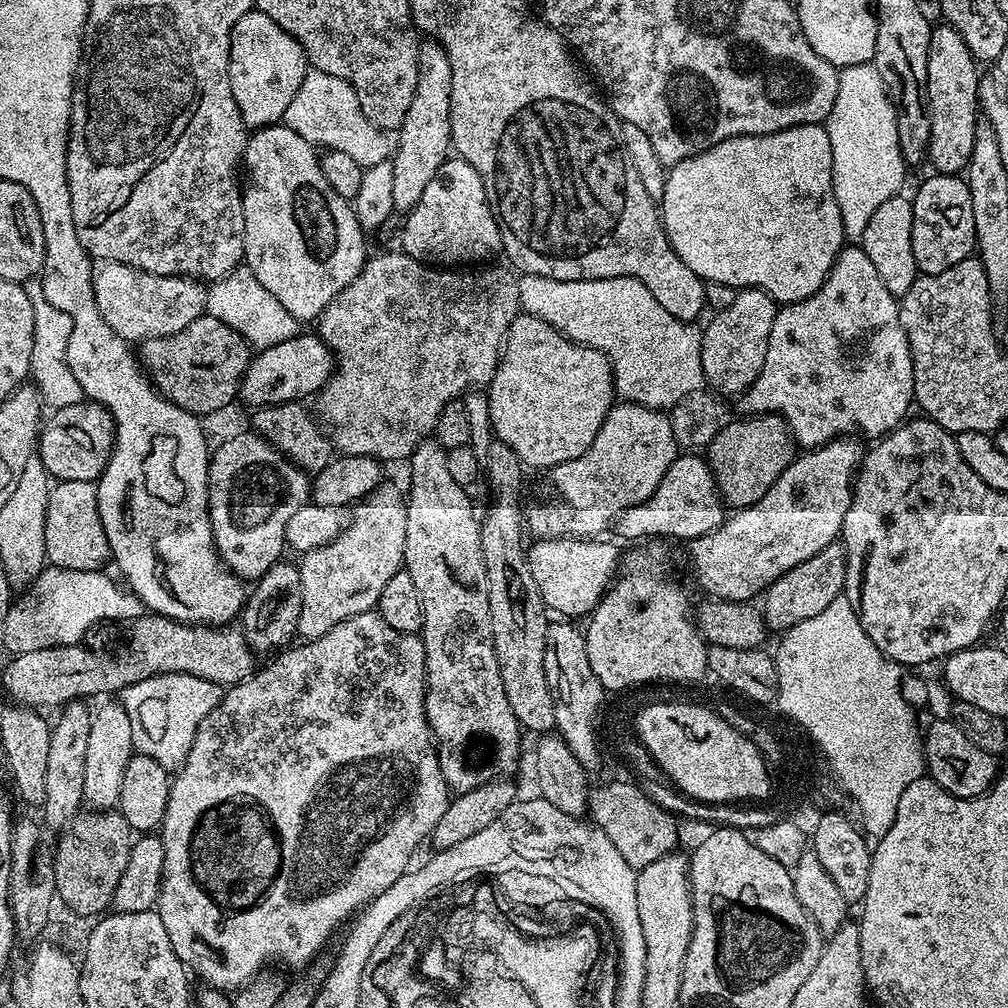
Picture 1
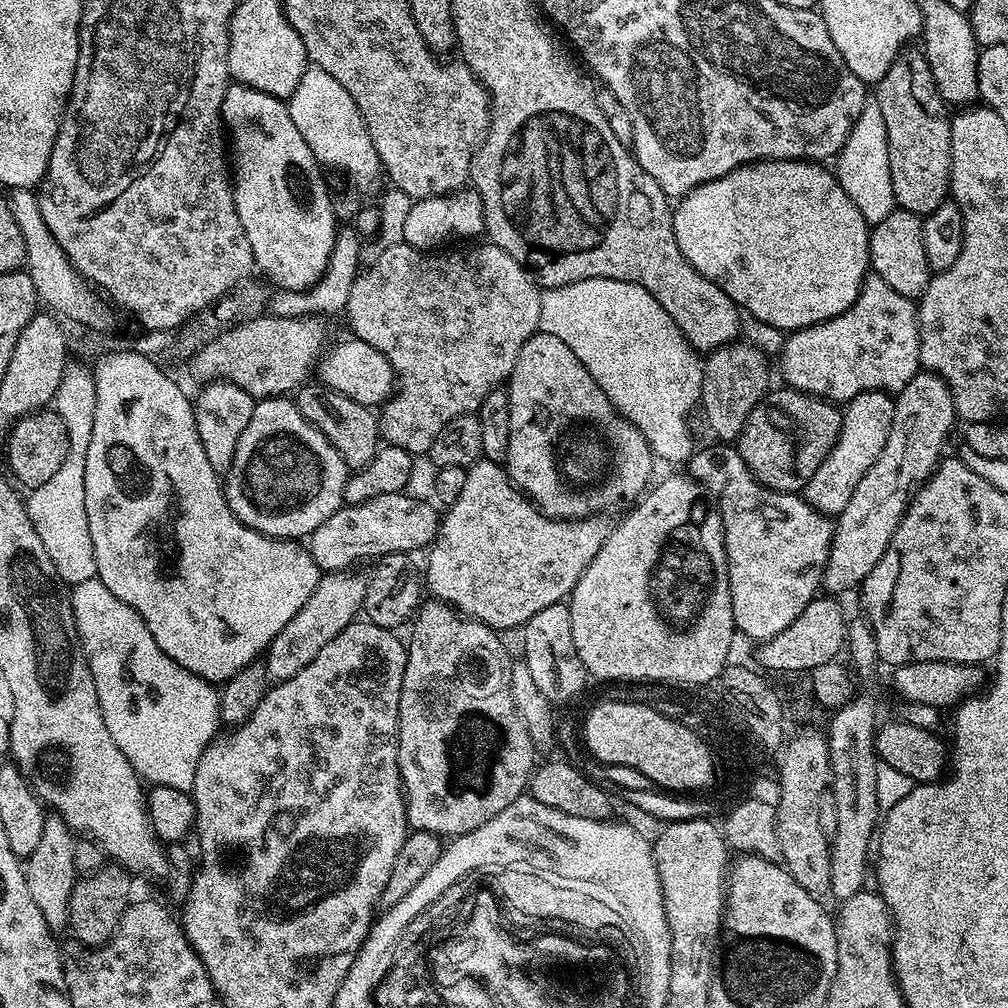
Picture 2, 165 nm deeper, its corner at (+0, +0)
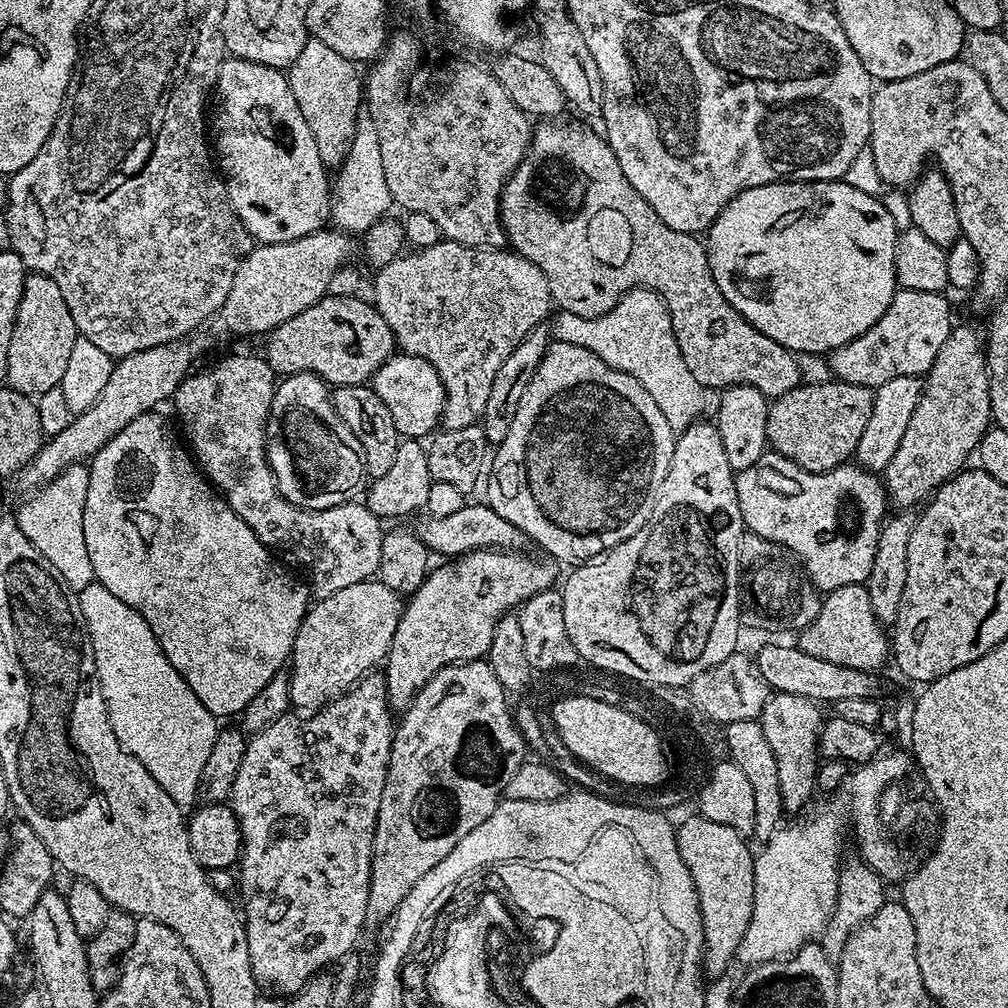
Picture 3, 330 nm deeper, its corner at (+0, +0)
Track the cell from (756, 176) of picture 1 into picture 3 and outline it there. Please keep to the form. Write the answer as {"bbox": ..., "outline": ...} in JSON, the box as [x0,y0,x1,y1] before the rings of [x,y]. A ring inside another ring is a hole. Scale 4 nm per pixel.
{"bbox":[706,178,898,354],"outline":[[[844,178],[838,180],[779,180],[776,184],[754,186],[750,190],[742,190],[742,194],[734,197],[722,210],[722,214],[718,214],[718,218],[706,233],[710,270],[726,302],[730,302],[730,306],[734,306],[734,310],[738,310],[738,314],[742,314],[742,318],[746,318],[759,332],[766,334],[766,338],[774,338],[774,342],[778,342],[793,354],[801,354],[800,352],[831,354],[836,348],[854,342],[854,338],[866,334],[866,330],[870,330],[870,326],[874,326],[874,322],[878,322],[878,318],[886,314],[898,290],[896,267],[894,266],[898,231],[895,228],[894,218],[890,216],[889,210],[879,195],[871,196],[870,193],[863,192],[862,189],[855,188],[852,184],[847,184],[848,182]]]}

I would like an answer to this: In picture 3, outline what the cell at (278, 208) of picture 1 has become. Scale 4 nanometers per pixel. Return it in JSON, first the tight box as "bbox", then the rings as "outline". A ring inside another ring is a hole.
{"bbox":[214,58,330,244],"outline":[[[235,58],[225,59],[224,65],[220,67],[220,73],[216,79],[216,86],[214,89],[215,95],[220,95],[220,105],[216,108],[216,140],[214,136],[214,156],[218,161],[219,171],[224,177],[224,183],[228,185],[228,197],[234,206],[234,210],[238,214],[238,218],[246,226],[246,230],[251,234],[253,241],[262,244],[277,244],[278,242],[294,242],[298,238],[302,238],[311,232],[319,232],[329,223],[330,220],[330,176],[327,176],[326,166],[322,162],[322,158],[318,158],[318,146],[314,146],[314,134],[310,134],[310,126],[306,126],[306,118],[302,118],[302,110],[298,110],[298,102],[294,102],[294,94],[288,85],[287,75],[281,69],[271,68],[270,66],[262,66],[258,62],[246,62],[245,60],[237,60]]]}

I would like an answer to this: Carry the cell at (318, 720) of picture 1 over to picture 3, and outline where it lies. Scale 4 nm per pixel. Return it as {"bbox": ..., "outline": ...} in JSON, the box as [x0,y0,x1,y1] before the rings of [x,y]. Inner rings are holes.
{"bbox":[230,674,394,994],"outline":[[[380,674],[365,676],[347,692],[342,693],[338,699],[315,709],[309,715],[312,717],[302,721],[301,724],[299,718],[292,715],[296,714],[285,714],[282,718],[270,722],[270,726],[266,726],[248,740],[246,754],[242,754],[242,766],[238,766],[238,778],[234,778],[230,797],[230,807],[238,818],[238,826],[242,834],[238,861],[238,896],[244,899],[242,919],[246,930],[246,946],[250,946],[250,966],[261,989],[273,988],[274,991],[286,992],[285,994],[300,992],[309,979],[328,968],[327,964],[335,965],[343,960],[355,949],[352,947],[355,946],[360,932],[365,931],[366,898],[370,894],[372,869],[372,843],[378,822],[378,806],[382,802],[382,790],[386,786],[394,731],[394,716],[388,707],[386,682]]]}

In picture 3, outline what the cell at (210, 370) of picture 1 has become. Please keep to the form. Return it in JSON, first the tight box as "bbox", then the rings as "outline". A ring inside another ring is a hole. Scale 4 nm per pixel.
{"bbox":[262,295,397,386],"outline":[[[359,295],[323,296],[321,300],[314,302],[314,306],[302,310],[302,314],[294,314],[290,322],[282,322],[282,326],[267,333],[268,349],[263,349],[262,355],[272,371],[281,377],[292,376],[296,372],[313,372],[315,376],[323,378],[324,383],[329,386],[368,384],[372,375],[397,351],[397,346],[390,326],[386,326],[386,318],[382,318],[375,303],[360,299]]]}

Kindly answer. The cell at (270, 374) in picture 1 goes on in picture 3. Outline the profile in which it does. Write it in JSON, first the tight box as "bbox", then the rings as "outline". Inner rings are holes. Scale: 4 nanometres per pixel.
{"bbox":[370,354,446,438],"outline":[[[393,354],[372,375],[370,386],[376,391],[378,398],[386,402],[386,410],[394,414],[394,426],[400,431],[401,437],[424,438],[437,431],[444,415],[446,393],[438,370],[434,370],[430,362],[417,356]]]}

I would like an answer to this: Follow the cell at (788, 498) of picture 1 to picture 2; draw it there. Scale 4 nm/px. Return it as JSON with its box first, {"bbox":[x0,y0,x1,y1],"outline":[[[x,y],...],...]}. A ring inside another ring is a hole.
{"bbox":[802,392,895,514],"outline":[[[863,392],[843,405],[840,437],[836,439],[830,454],[826,454],[822,466],[814,470],[814,478],[810,478],[802,493],[817,512],[838,514],[846,502],[850,502],[850,494],[854,494],[858,482],[862,482],[862,474],[866,474],[866,470],[878,462],[882,446],[886,446],[895,405],[895,399],[886,392]]]}

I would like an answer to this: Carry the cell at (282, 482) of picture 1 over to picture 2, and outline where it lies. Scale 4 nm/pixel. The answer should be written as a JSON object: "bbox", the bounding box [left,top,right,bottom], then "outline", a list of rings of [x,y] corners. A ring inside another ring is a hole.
{"bbox":[223,396,350,541],"outline":[[[284,396],[260,398],[253,403],[250,422],[238,438],[238,446],[223,477],[224,497],[230,510],[240,521],[260,532],[281,540],[299,541],[311,536],[330,514],[334,514],[344,504],[344,487],[350,470],[344,459],[330,446],[330,442],[298,410],[295,399]]]}

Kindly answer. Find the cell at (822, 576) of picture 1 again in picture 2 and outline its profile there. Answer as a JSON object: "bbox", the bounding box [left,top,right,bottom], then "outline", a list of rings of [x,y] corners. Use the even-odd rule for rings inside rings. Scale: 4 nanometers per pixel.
{"bbox":[822,370,957,594],"outline":[[[927,370],[917,372],[914,378],[910,378],[910,382],[906,382],[901,392],[895,393],[894,399],[896,405],[890,422],[890,435],[886,437],[886,446],[882,446],[882,454],[878,454],[878,462],[874,462],[874,466],[870,466],[870,470],[862,474],[862,482],[858,482],[854,494],[850,494],[850,502],[846,502],[846,506],[838,513],[838,519],[835,521],[832,545],[828,551],[828,561],[824,567],[822,581],[825,593],[836,594],[832,592],[859,589],[870,574],[870,570],[878,566],[878,558],[886,554],[894,538],[894,530],[900,525],[900,519],[904,517],[910,494],[915,493],[916,489],[936,471],[936,465],[945,455],[944,443],[948,440],[948,431],[951,430],[952,423],[957,423],[954,398],[943,378],[935,376],[933,372]]]}

